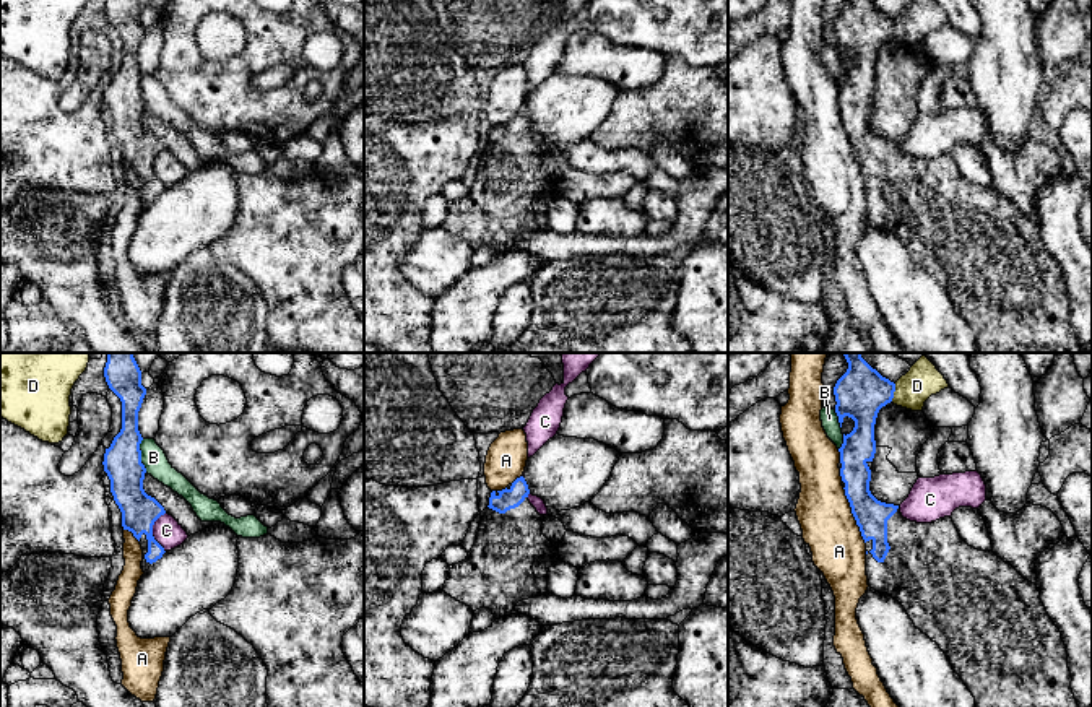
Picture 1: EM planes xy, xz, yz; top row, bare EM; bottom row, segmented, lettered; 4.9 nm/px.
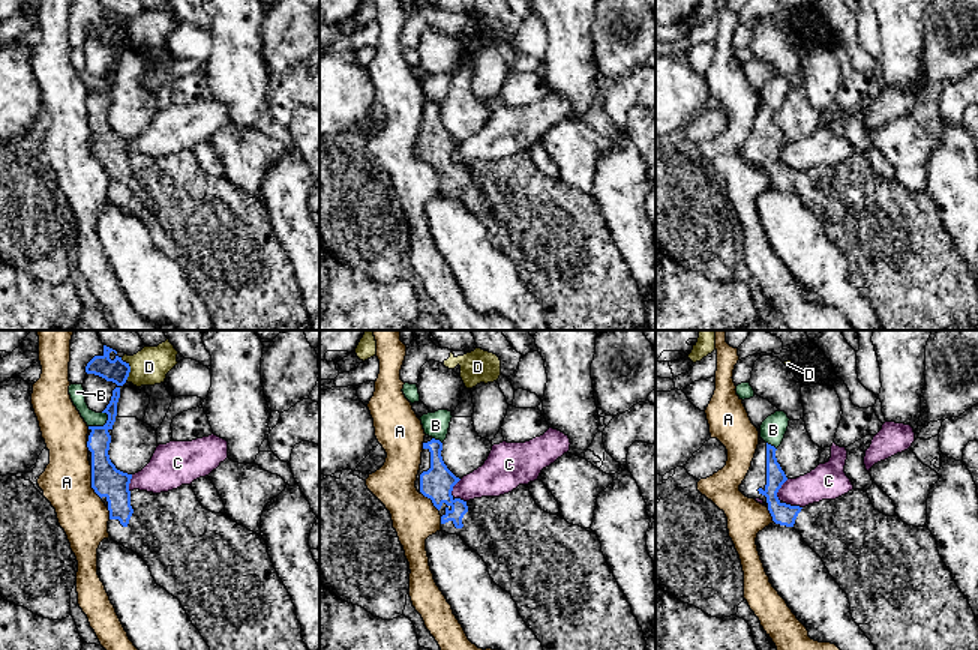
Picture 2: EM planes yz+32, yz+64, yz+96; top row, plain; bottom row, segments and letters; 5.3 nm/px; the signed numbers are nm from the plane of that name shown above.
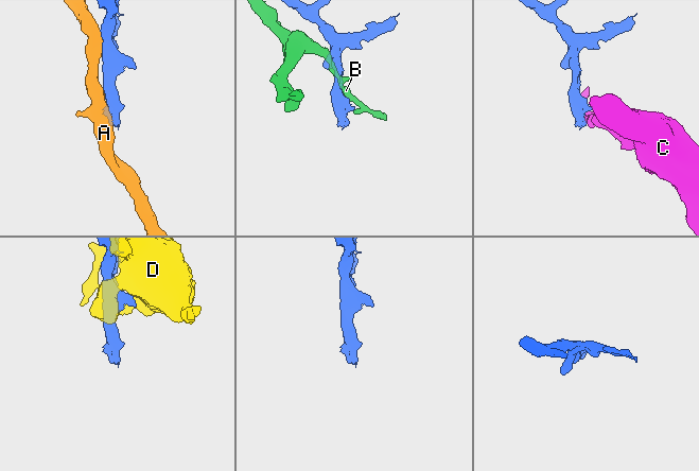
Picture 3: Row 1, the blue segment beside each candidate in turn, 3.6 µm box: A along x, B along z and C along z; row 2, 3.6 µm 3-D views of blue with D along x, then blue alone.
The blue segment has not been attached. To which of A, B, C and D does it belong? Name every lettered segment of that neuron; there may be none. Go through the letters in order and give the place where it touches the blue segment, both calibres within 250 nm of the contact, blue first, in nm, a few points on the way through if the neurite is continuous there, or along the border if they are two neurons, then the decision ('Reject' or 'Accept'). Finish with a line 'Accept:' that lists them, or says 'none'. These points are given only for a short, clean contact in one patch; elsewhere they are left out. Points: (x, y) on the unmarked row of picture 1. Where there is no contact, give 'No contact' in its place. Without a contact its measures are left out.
A: Touches blue at yz (853, 151). Thickness 170 nm (blue) against 280 nm. Reject
B: Touches blue at xy (140, 91). Thickness 190 nm (blue) against 120 nm. Boundary: xy (142, 75), (142, 99), (147, 108). Reject
C: Touches blue at xy (151, 168). Thickness 180 nm (blue) against 140 nm. Boundary: xy (164, 148), (153, 161), (153, 174), (164, 187). Reject
D: Touches blue at yz (894, 26). Thickness 240 nm (blue) against 170 nm. Reject
Accept: none

